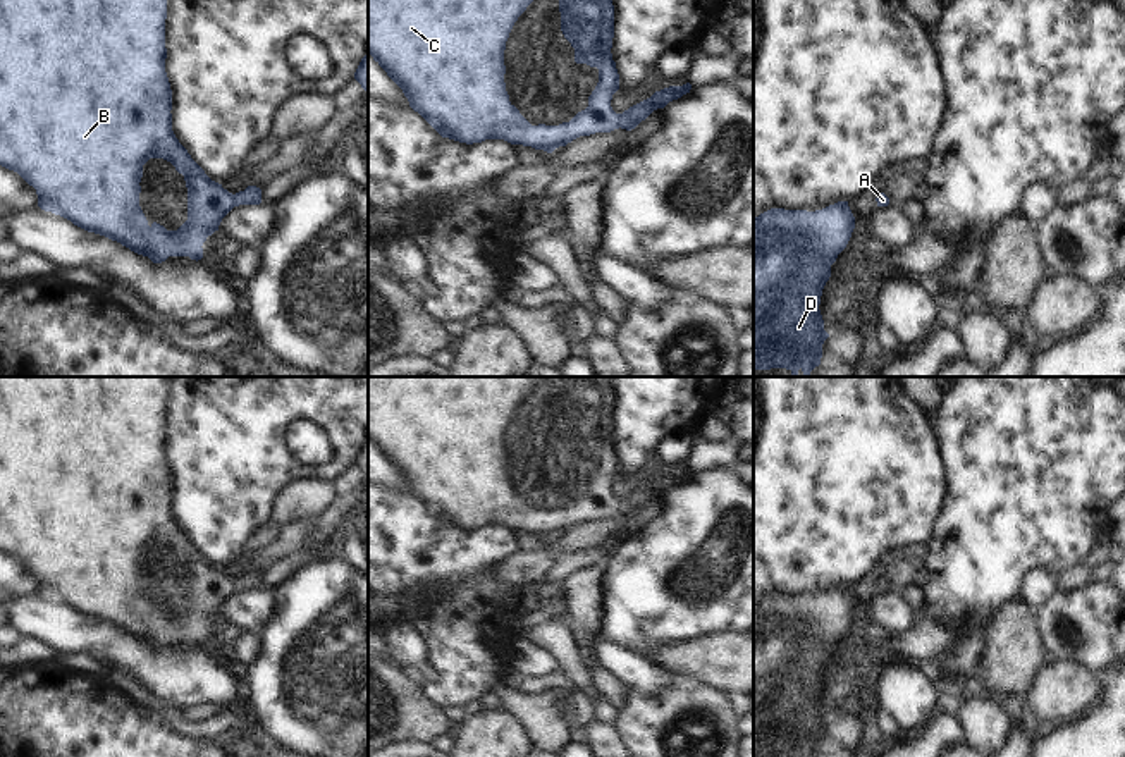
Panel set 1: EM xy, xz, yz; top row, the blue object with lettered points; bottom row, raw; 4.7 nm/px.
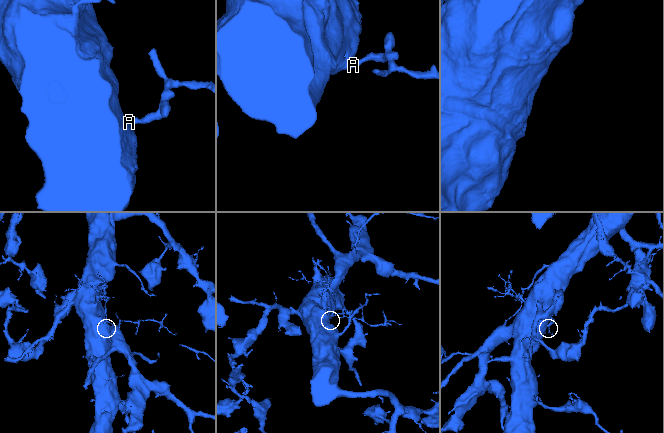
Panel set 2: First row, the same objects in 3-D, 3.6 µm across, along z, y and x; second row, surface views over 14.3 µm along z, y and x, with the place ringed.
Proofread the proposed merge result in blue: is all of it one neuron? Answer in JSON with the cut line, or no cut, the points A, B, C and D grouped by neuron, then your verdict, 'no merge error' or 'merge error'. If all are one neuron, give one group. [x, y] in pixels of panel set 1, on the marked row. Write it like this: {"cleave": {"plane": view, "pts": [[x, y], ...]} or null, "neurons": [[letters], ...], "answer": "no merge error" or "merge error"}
{"cleave": null, "neurons": [["A", "B", "C", "D"]], "answer": "no merge error"}

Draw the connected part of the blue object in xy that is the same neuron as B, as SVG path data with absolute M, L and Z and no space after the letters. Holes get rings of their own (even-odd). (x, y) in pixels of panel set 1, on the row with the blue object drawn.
M0 0L0 165L17 172L29 186L36 189L38 206L71 220L74 225L105 236L120 243L131 251L148 256L153 263L162 263L169 256L203 258L203 243L218 231L222 218L239 205L260 205L261 189L248 186L236 194L212 181L205 170L191 158L172 131L172 89L165 72L165 19L167 0ZM150 158L170 162L184 175L188 188L188 220L177 231L167 231L163 225L148 224L141 206L143 165Z

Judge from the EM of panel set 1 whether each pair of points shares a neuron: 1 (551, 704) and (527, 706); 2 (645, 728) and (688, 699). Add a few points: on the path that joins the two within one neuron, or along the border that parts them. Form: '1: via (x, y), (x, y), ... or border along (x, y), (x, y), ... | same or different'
1: via (546, 706), (532, 706) | same
2: via (656, 728), (678, 709) | same

